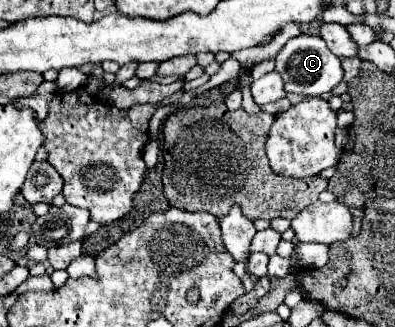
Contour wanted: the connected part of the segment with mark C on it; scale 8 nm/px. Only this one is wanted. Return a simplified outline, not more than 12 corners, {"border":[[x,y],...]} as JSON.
{"border":[[300,33],[276,55],[284,91],[322,95],[342,81],[340,59]]}

